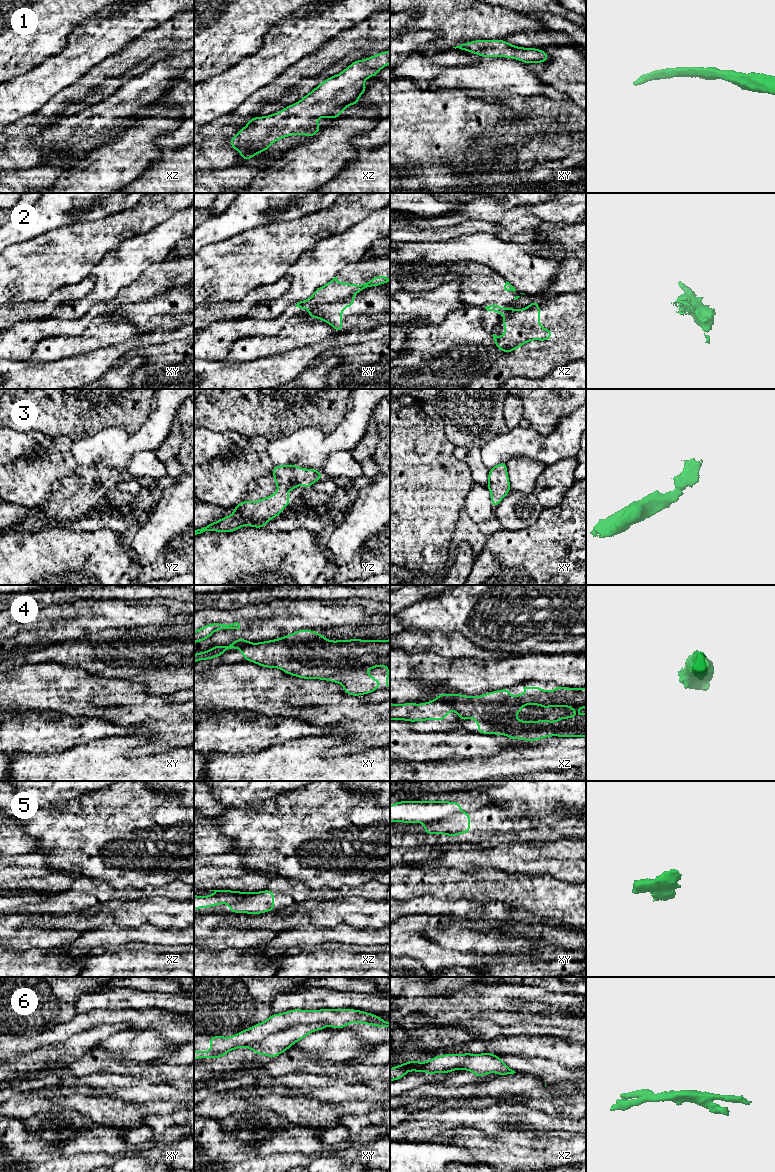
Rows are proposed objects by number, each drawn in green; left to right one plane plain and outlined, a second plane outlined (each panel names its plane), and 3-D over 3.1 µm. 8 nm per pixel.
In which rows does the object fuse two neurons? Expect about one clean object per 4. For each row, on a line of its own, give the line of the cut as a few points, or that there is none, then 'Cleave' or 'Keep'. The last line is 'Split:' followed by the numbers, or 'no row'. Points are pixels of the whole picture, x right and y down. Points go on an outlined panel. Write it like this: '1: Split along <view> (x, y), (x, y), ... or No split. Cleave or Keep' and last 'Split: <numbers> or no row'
1: No split. Keep
2: Split along xy (352, 295), (331, 303), (315, 305), (308, 312). Cleave
3: No split. Keep
4: Split along xz (435, 700), (446, 702), (453, 709). Cleave
5: Split along xy (459, 811), (445, 818), (425, 824). Cleave
6: Split along xy (326, 1024), (288, 1026), (246, 1046). Cleave
Split: 2, 4, 5, 6

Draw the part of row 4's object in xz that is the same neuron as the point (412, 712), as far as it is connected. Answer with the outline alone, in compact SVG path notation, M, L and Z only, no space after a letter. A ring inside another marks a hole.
M431 700L429 702L416 704L390 704L390 720L404 720L409 722L437 720L444 721L447 714L453 711L447 703Z

